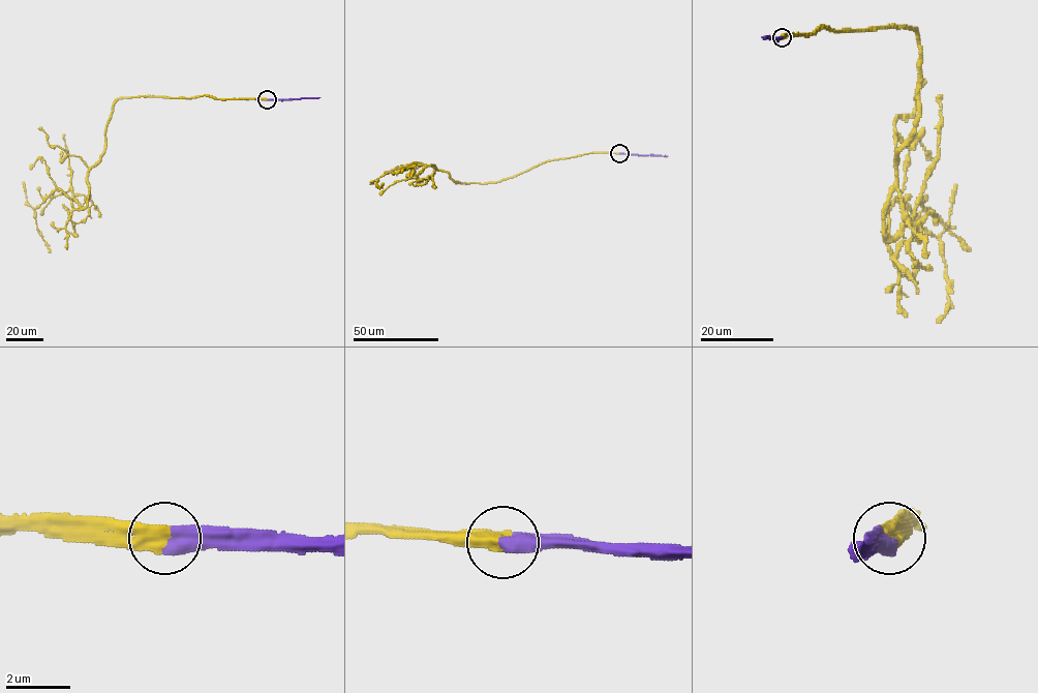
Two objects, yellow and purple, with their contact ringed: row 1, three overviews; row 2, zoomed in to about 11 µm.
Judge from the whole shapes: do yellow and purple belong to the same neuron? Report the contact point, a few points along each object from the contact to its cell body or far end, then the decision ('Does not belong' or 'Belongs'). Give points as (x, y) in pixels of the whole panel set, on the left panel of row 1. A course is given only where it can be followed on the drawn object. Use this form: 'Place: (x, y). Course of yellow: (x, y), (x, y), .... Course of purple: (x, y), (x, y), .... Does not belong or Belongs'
Place: (267, 99). Course of yellow: (267, 99), (119, 98), (104, 152), (89, 172), (87, 205), (75, 209), (55, 189), (34, 209), (50, 252). Course of purple: (268, 99), (321, 97). Belongs

